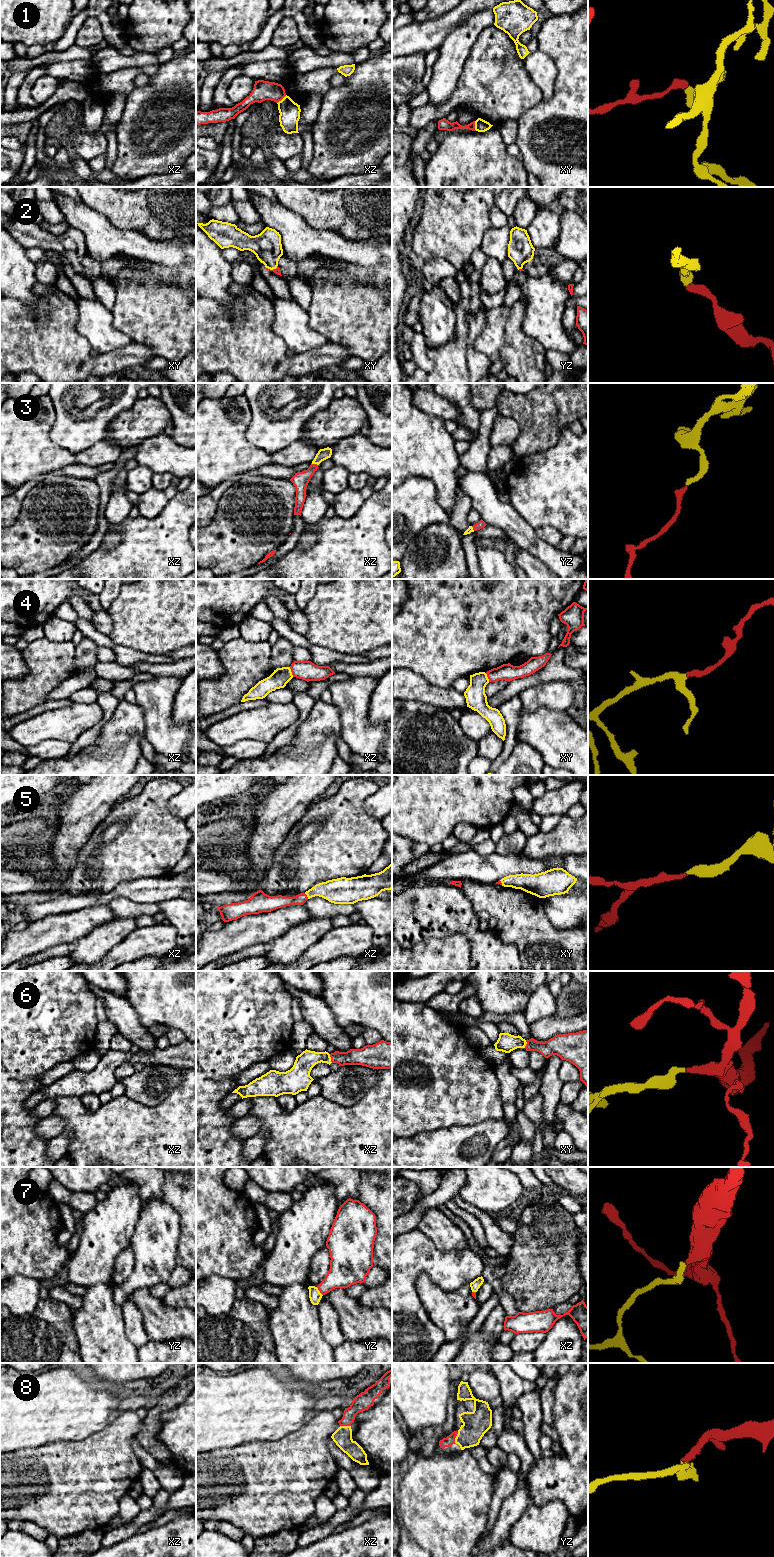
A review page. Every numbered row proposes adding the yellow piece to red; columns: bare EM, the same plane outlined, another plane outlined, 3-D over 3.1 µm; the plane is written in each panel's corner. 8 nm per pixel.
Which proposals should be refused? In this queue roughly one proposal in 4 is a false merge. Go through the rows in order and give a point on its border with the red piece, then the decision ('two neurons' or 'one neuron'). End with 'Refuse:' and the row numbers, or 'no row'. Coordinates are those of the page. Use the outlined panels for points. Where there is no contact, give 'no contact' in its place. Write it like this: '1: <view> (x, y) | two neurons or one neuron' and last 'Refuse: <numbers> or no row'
1: xy (474, 126) | two neurons
2: xy (273, 269) | one neuron
3: xz (314, 464) | one neuron
4: xz (291, 671) | two neurons
5: xz (306, 896) | one neuron
6: xz (331, 1058) | one neuron
7: yz (319, 1290) | one neuron
8: yz (455, 1437) | one neuron
Refuse: 1, 4

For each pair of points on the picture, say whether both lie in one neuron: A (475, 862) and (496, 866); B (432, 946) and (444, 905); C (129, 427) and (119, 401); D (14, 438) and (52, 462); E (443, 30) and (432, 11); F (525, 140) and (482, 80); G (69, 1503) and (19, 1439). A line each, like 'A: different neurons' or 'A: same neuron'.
A: same neuron
B: different neurons
C: different neurons
D: same neuron
E: different neurons
F: different neurons
G: different neurons

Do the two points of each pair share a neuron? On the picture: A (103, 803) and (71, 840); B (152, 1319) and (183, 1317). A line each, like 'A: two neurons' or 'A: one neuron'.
A: one neuron
B: one neuron

